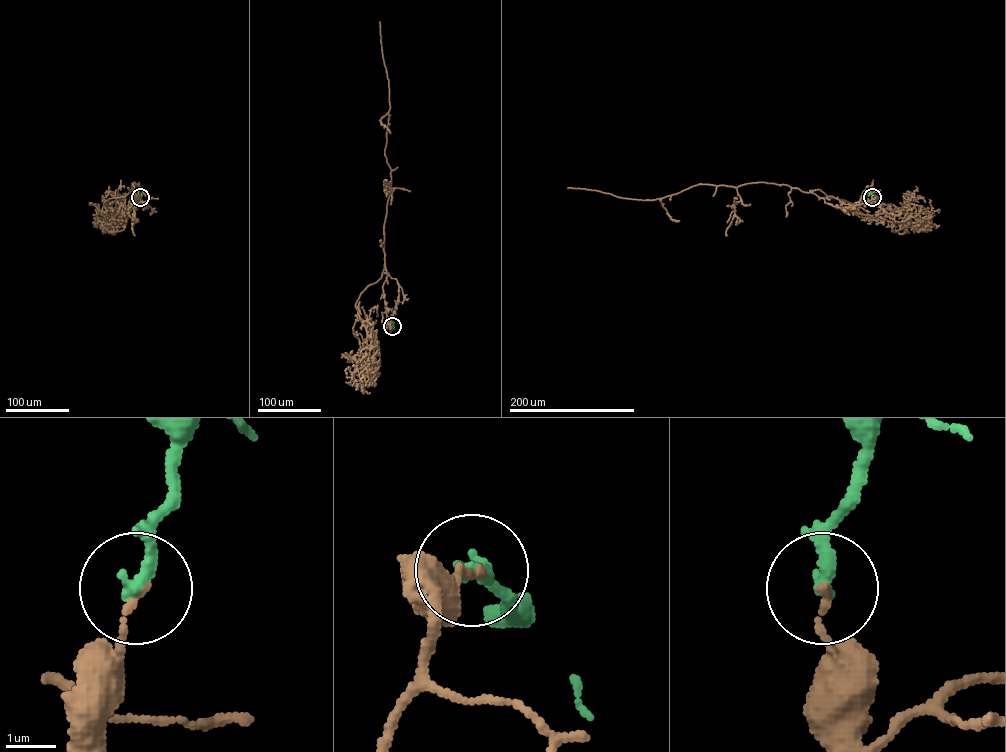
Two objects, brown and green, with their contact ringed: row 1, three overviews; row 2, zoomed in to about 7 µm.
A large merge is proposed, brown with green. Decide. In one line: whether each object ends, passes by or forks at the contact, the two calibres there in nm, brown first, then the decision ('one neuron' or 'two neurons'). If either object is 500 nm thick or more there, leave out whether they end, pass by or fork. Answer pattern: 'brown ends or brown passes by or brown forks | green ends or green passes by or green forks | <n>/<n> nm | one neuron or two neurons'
brown ends | green ends | 130/320 nm | two neurons

